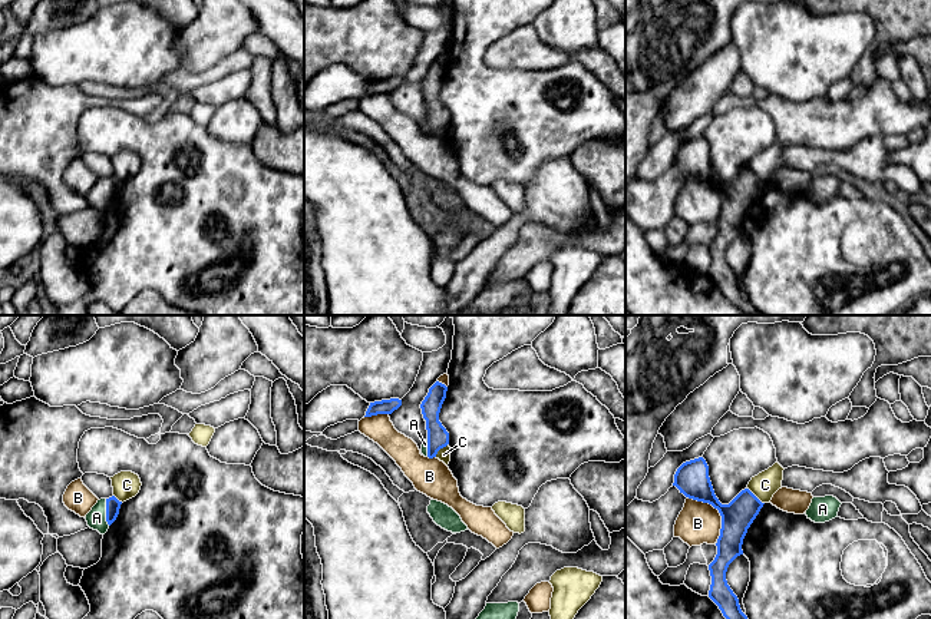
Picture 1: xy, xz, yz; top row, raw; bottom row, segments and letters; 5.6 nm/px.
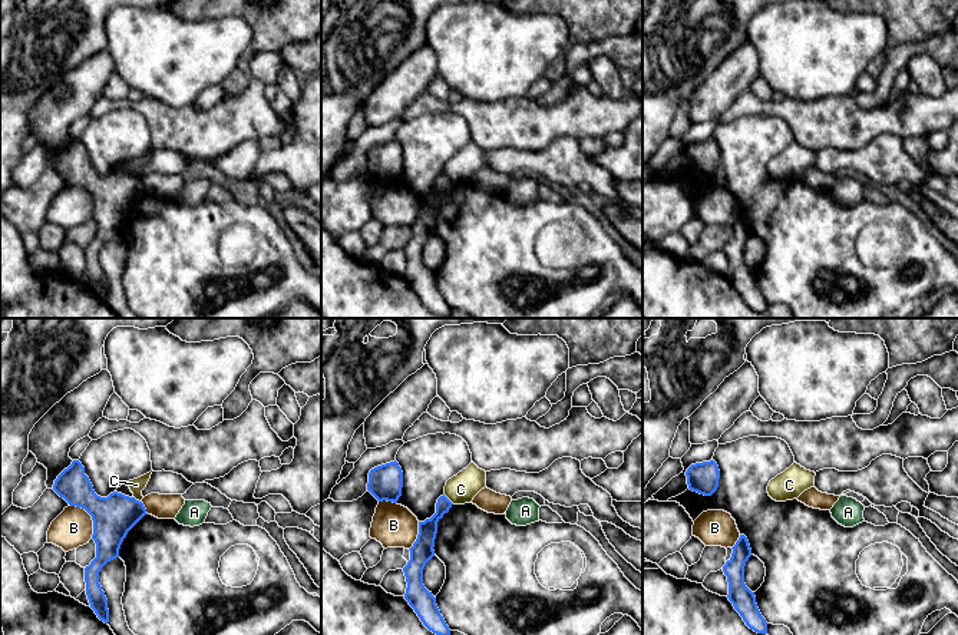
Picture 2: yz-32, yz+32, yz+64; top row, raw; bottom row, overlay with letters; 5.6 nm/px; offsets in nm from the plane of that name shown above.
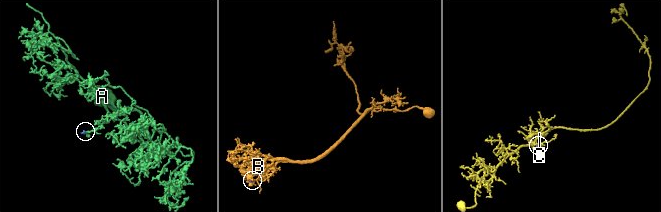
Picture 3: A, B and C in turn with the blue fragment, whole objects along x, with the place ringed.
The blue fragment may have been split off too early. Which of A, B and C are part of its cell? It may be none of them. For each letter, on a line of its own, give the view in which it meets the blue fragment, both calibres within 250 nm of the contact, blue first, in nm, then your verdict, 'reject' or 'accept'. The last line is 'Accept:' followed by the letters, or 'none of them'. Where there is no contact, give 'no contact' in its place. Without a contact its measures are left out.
A: contact in xy; calibres 80 and 110 nm; accept
B: contact in yz; calibres 190 and 240 nm; reject
C: contact in yz; calibres 180 and 150 nm; reject
Accept: A

